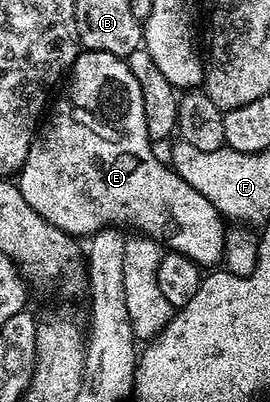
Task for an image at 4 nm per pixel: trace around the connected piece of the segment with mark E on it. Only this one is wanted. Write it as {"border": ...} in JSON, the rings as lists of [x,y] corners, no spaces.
{"border":[[[82,51],[77,57],[77,61],[73,63],[72,68],[67,73],[67,83],[64,85],[65,93],[57,100],[57,109],[48,117],[47,123],[44,125],[43,131],[34,139],[31,150],[27,154],[24,166],[19,170],[19,187],[23,198],[30,206],[36,210],[45,221],[54,224],[57,228],[61,228],[64,232],[68,232],[74,238],[92,237],[94,233],[100,232],[113,225],[130,224],[138,233],[144,234],[146,237],[162,238],[165,236],[164,243],[168,245],[174,252],[181,252],[189,260],[195,261],[199,266],[205,264],[213,264],[209,266],[217,266],[222,263],[225,254],[225,235],[227,233],[226,221],[220,210],[216,208],[207,198],[203,196],[197,189],[193,189],[187,181],[175,172],[172,167],[167,166],[166,161],[161,161],[159,157],[153,153],[155,148],[154,141],[150,140],[147,134],[147,118],[143,114],[143,90],[139,90],[139,82],[135,82],[135,74],[131,74],[128,59],[116,56],[115,54],[107,54],[106,52]]]}

